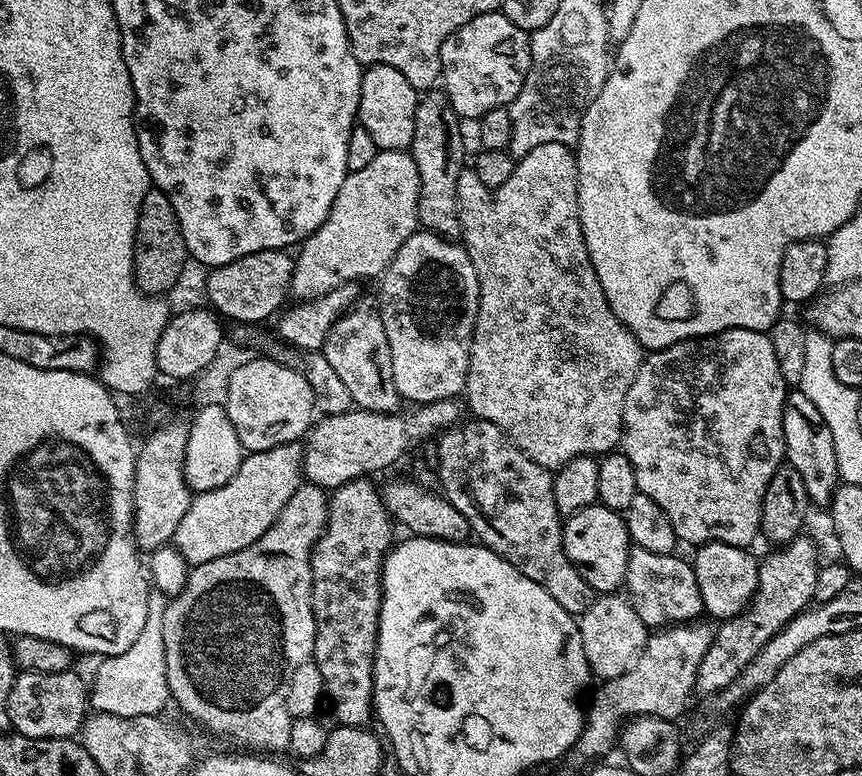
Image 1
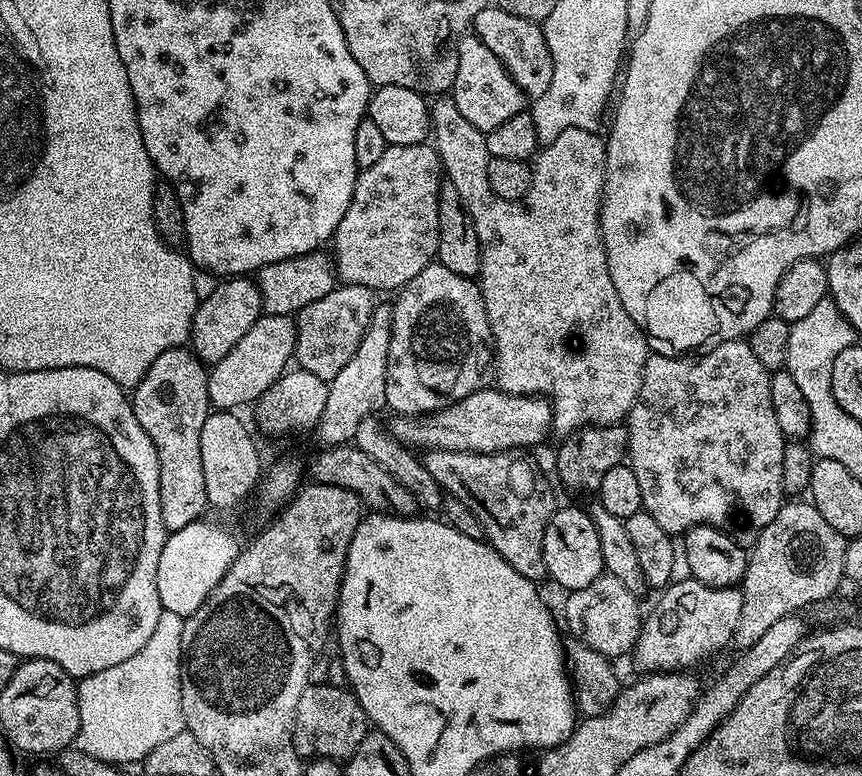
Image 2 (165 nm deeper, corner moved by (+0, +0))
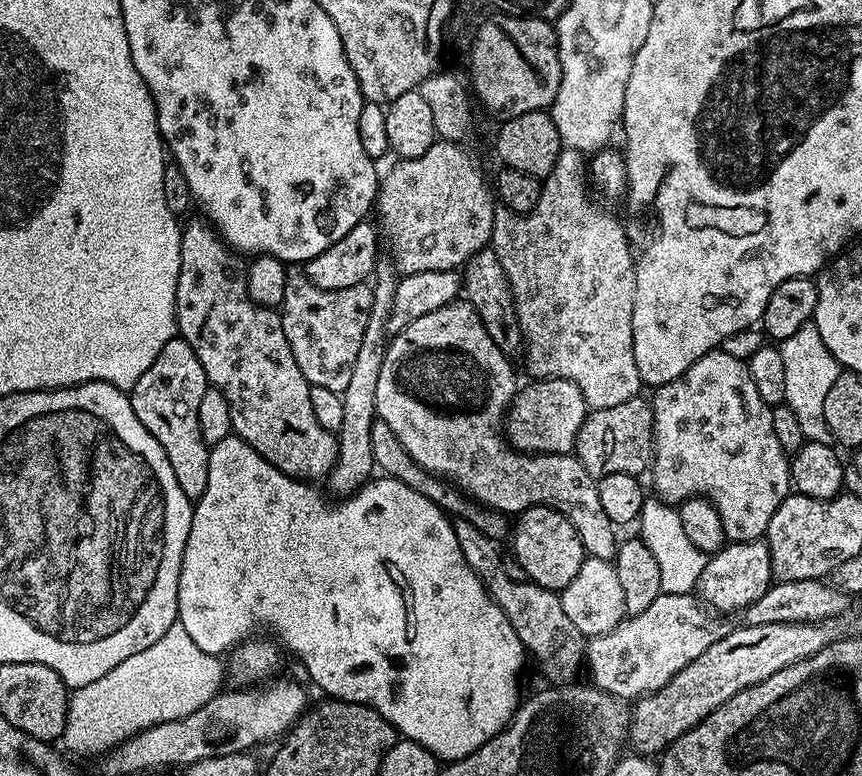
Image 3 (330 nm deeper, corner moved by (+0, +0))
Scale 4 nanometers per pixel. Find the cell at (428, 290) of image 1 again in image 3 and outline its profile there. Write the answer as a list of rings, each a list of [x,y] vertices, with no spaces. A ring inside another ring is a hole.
[[[467,302],[447,304],[430,314],[422,314],[422,318],[410,322],[410,326],[406,326],[406,330],[395,333],[391,337],[388,349],[384,352],[382,370],[378,374],[378,390],[376,391],[377,417],[382,422],[386,422],[386,426],[390,426],[390,430],[394,430],[394,438],[398,438],[398,442],[402,442],[406,454],[410,454],[410,458],[414,458],[414,462],[418,462],[418,466],[422,466],[422,470],[426,470],[430,474],[448,481],[449,484],[455,484],[469,500],[501,514],[509,514],[508,512],[519,514],[539,504],[558,510],[567,518],[570,526],[574,526],[574,530],[578,530],[578,538],[582,538],[584,550],[588,556],[615,561],[616,549],[618,547],[617,529],[610,522],[610,518],[606,518],[606,510],[602,510],[602,502],[598,498],[596,480],[590,474],[586,474],[582,462],[578,462],[575,455],[572,454],[549,456],[547,454],[518,452],[508,443],[502,431],[502,425],[505,416],[508,415],[508,407],[511,406],[512,400],[516,397],[518,391],[516,372],[512,369],[512,364],[513,361],[509,357],[504,356],[502,350],[498,350],[498,346],[494,346],[494,338],[490,338],[490,334],[486,334],[486,326],[482,326],[482,318],[478,318],[478,314],[471,304]]]

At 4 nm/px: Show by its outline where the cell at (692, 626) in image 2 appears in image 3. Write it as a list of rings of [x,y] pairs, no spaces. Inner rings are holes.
[[[767,539],[738,540],[725,543],[719,552],[708,556],[708,565],[704,568],[698,585],[698,596],[713,613],[740,614],[758,598],[762,598],[762,594],[766,594],[766,590],[771,588],[773,583]]]

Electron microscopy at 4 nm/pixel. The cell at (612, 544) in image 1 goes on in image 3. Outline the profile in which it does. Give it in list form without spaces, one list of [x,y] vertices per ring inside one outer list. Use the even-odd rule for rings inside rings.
[[[539,504],[519,513],[515,520],[510,528],[510,541],[512,552],[525,572],[523,575],[533,584],[553,590],[574,582],[574,574],[578,574],[578,566],[582,566],[586,553],[582,538],[578,538],[578,530],[570,526],[567,518],[558,510]]]

